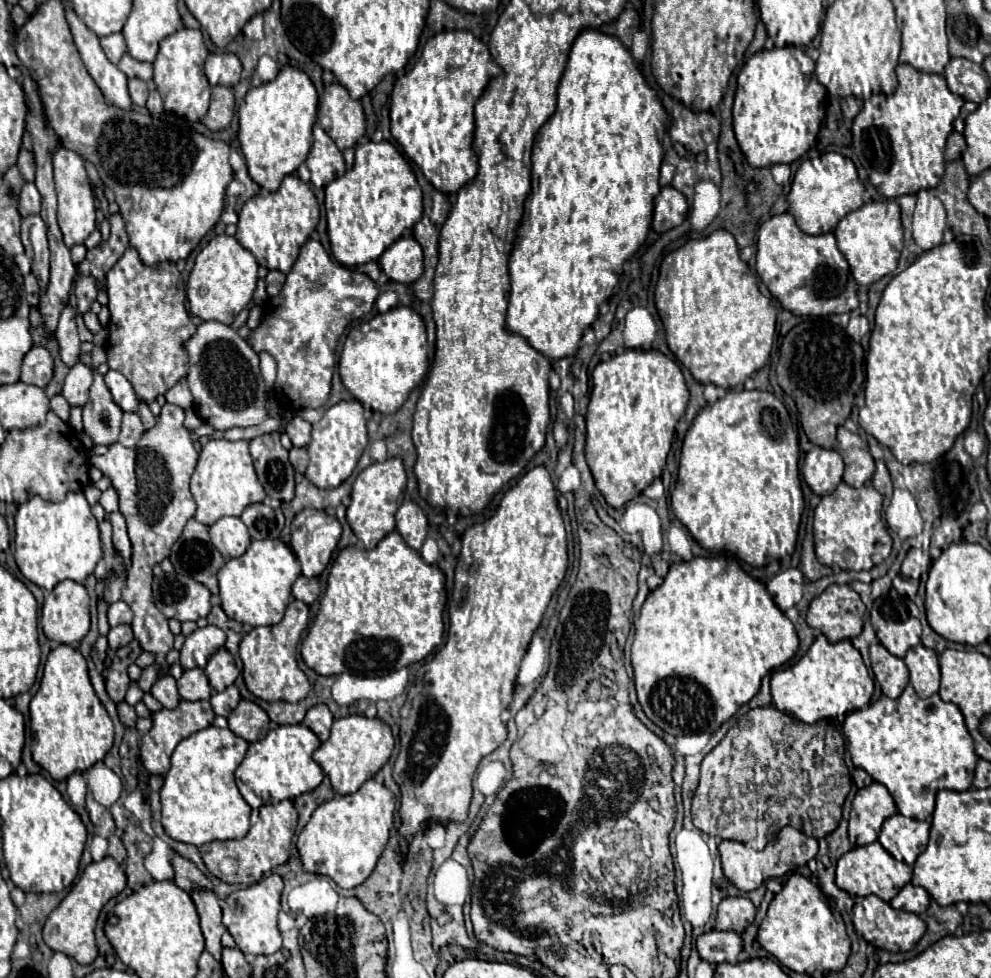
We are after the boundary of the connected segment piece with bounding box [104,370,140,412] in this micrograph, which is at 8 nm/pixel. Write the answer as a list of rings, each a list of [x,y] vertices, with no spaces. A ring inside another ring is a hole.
[[[108,370],[108,374],[104,376],[106,378],[106,386],[110,388],[116,404],[124,410],[124,412],[136,412],[138,410],[138,398],[136,398],[136,392],[132,388],[132,384],[124,378],[122,372],[118,370]]]

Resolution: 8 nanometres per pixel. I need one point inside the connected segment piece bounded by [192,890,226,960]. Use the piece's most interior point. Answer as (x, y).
(210, 914)

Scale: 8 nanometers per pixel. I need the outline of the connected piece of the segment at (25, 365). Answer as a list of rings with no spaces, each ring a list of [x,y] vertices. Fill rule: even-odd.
[[[34,346],[22,363],[22,382],[24,384],[34,384],[40,388],[46,388],[46,384],[52,380],[52,368],[54,360],[50,352],[44,346]]]

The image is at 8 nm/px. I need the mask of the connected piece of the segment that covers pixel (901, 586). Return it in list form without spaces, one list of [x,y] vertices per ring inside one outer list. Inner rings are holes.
[[[898,575],[893,580],[892,586],[900,595],[906,596],[909,599],[913,599],[917,595],[919,581],[913,579],[905,579]]]

